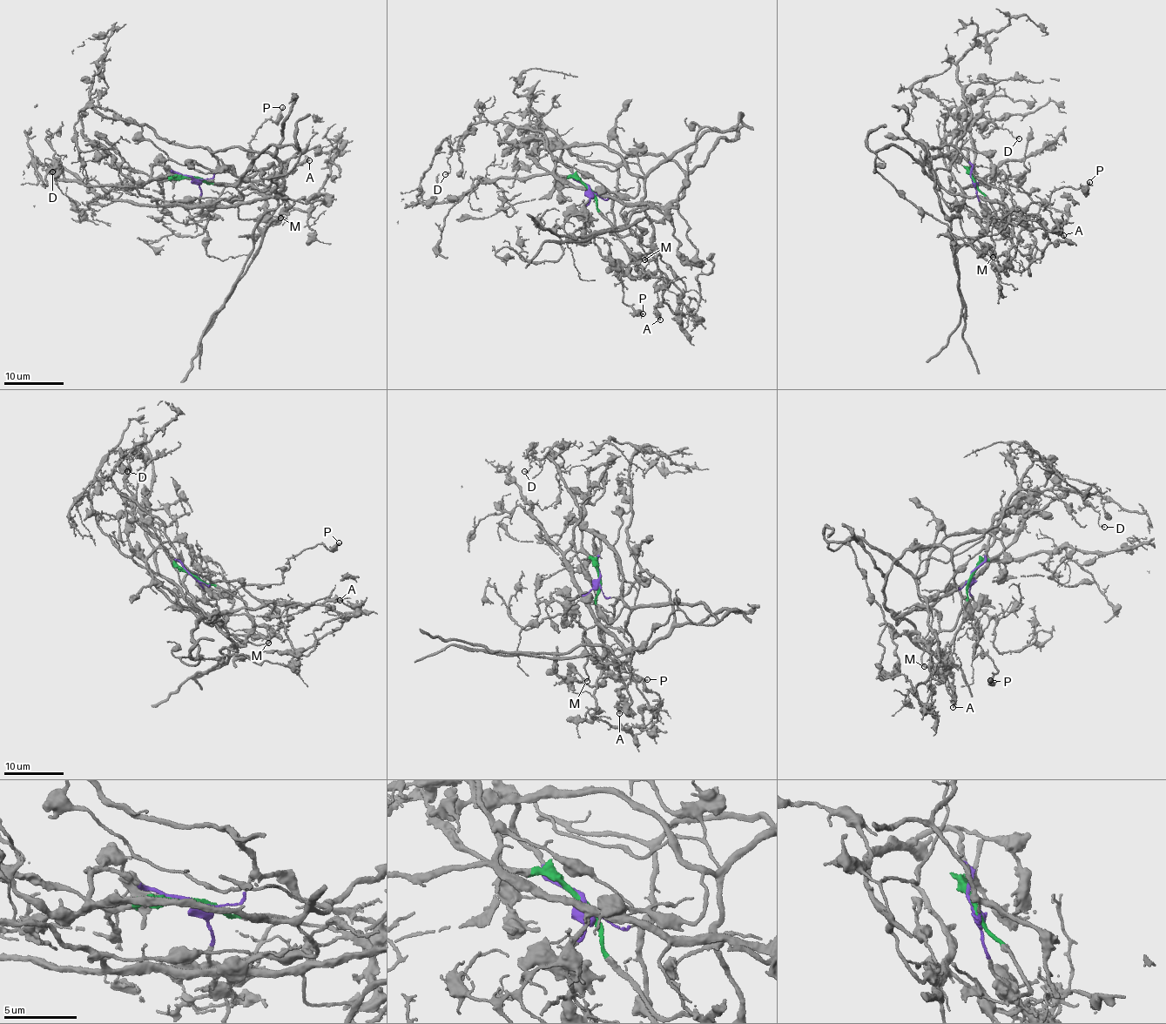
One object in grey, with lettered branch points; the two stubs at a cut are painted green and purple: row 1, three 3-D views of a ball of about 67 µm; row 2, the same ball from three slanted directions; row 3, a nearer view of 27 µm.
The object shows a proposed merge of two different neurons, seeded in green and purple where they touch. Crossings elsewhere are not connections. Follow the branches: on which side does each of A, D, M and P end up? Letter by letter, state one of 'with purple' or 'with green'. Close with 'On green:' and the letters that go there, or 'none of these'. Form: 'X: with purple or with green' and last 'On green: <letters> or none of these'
A: with green
D: with purple
M: with purple
P: with purple
On green: A

